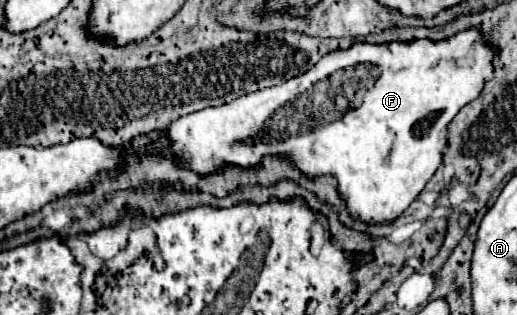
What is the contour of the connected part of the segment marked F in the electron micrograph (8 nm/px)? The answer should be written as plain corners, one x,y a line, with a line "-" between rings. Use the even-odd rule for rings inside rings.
468,30
462,32
454,38
442,40
442,42
428,42
428,40
416,40
412,44
384,44
384,46
374,46
374,44
354,44
348,50
340,50
340,52
330,52
326,54
312,70
308,70
308,74
302,74
298,78
292,78
280,86
272,86
272,88
264,88
246,96
240,96
236,100
232,100
230,104
222,104
222,106
208,106
204,110
180,116
178,120
174,120
168,128
164,130
152,130
148,134
140,134
136,138
130,140
132,150
136,152
136,160
142,160
146,152
142,152
144,146
152,146
152,144
160,144
160,140
166,140
168,144
160,144
154,148
152,154
162,154
166,156
178,156
182,154
188,164
190,170
194,170
198,176
208,176
214,174
218,170
222,170
224,166
240,166
240,168
260,168
262,166
262,158
266,156
280,156
286,158
294,168
298,168
306,178
314,180
318,176
324,174
332,174
338,180
338,194
340,198
346,202
348,212
364,222
364,224
382,224
382,222
394,222
420,194
420,190
426,186
426,182
432,178
432,174
436,172
436,168
442,162
442,152
448,140
448,122
454,118
454,114
460,110
460,106
468,104
472,98
476,98
484,86
484,82
488,78
492,78
492,56
494,56
494,48
484,46
480,40
480,32
476,30

